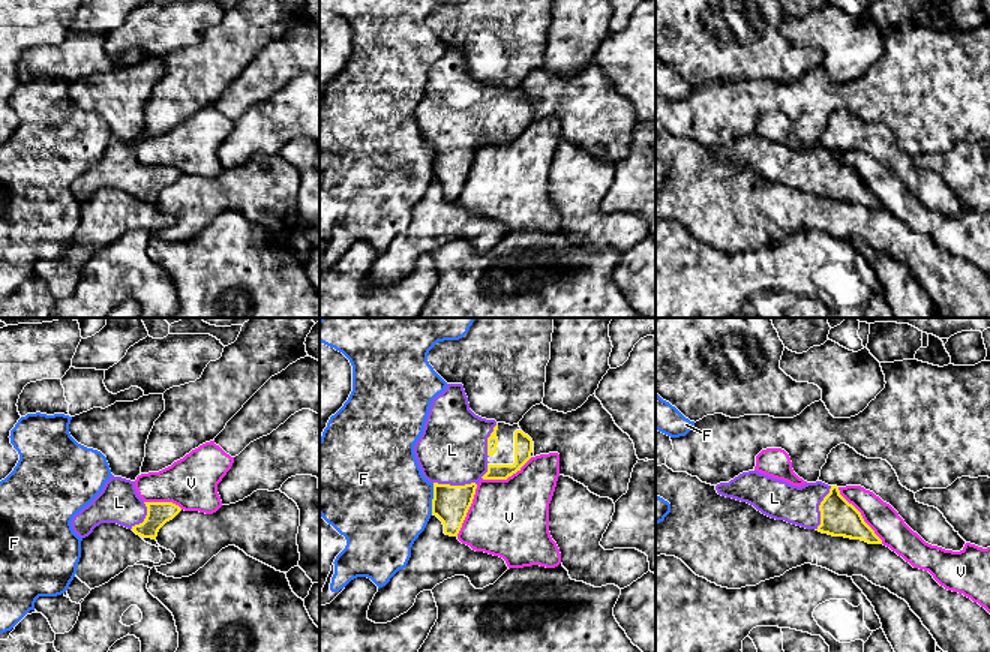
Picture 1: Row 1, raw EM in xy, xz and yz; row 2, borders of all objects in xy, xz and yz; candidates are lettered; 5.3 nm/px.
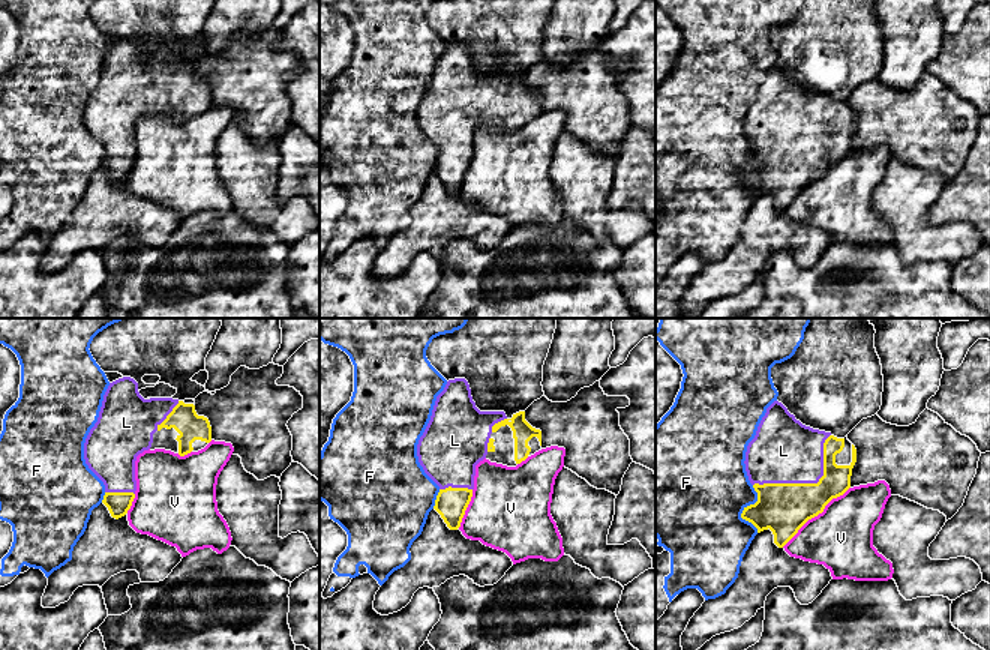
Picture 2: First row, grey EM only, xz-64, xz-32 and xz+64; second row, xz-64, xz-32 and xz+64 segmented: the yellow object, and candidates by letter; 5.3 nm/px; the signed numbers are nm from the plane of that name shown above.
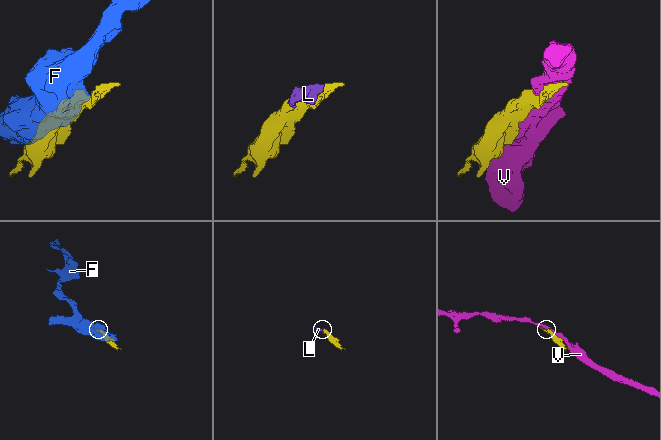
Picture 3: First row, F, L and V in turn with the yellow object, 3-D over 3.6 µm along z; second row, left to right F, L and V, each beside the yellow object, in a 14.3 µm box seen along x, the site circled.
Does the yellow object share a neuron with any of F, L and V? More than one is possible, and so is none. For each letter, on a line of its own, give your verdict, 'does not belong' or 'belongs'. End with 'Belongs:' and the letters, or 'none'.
F: does not belong
L: belongs
V: does not belong
Belongs: L

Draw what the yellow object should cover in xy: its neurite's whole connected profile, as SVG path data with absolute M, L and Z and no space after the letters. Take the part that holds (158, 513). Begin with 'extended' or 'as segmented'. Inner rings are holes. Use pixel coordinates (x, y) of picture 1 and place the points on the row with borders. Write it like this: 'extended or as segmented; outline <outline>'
extended; outline M111 475L102 492L74 516L70 525L80 538L88 537L100 523L117 523L142 538L156 540L159 529L180 511L172 502L144 502L135 481Z

